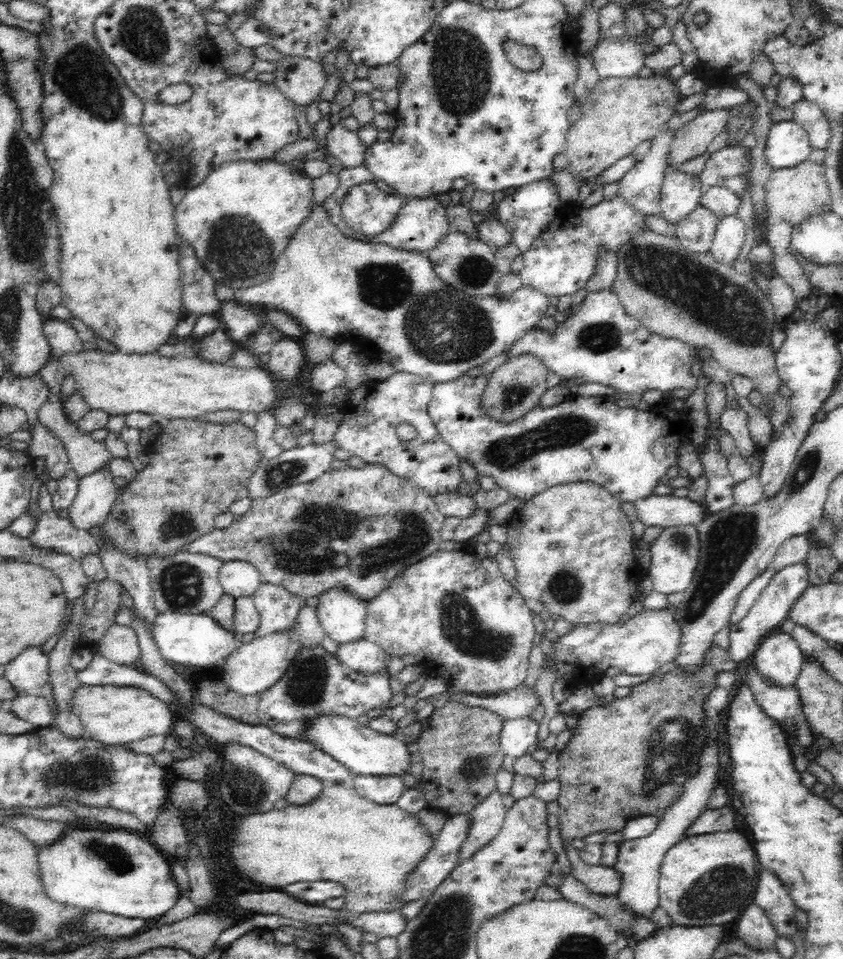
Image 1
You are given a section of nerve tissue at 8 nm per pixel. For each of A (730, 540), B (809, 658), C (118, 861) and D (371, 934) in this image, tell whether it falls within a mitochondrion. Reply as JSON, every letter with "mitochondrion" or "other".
{"A":"mitochondrion","B":"other","C":"mitochondrion","D":"other"}

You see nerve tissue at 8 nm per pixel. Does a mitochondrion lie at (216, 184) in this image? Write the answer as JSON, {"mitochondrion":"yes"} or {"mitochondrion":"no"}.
{"mitochondrion":"no"}

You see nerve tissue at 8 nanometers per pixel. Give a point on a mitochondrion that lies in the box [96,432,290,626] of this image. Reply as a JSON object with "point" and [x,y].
{"point":[181,584]}

